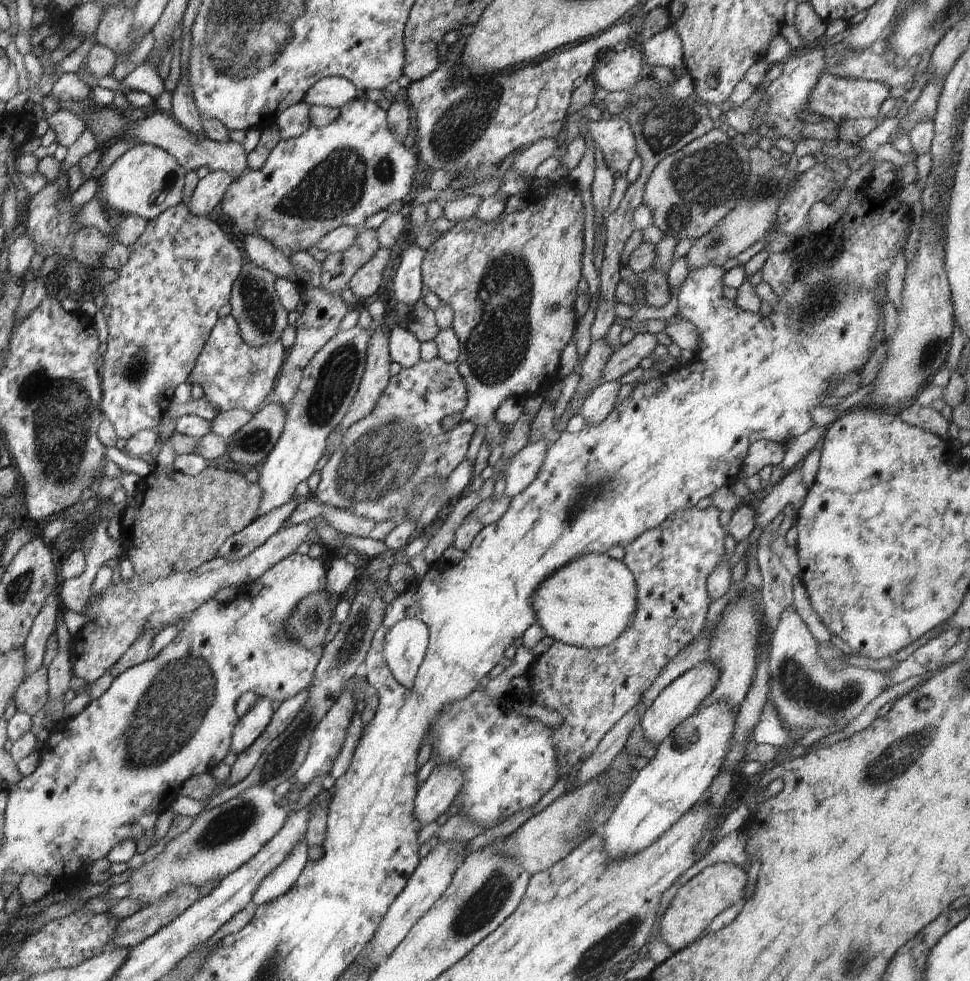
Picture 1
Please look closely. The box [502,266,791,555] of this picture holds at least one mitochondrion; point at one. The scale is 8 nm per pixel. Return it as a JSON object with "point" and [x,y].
{"point":[591,484]}

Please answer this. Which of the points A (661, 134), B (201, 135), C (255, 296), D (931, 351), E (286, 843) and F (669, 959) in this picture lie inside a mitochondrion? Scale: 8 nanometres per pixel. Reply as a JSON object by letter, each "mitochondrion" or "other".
{"A":"mitochondrion","B":"other","C":"mitochondrion","D":"mitochondrion","E":"other","F":"other"}

